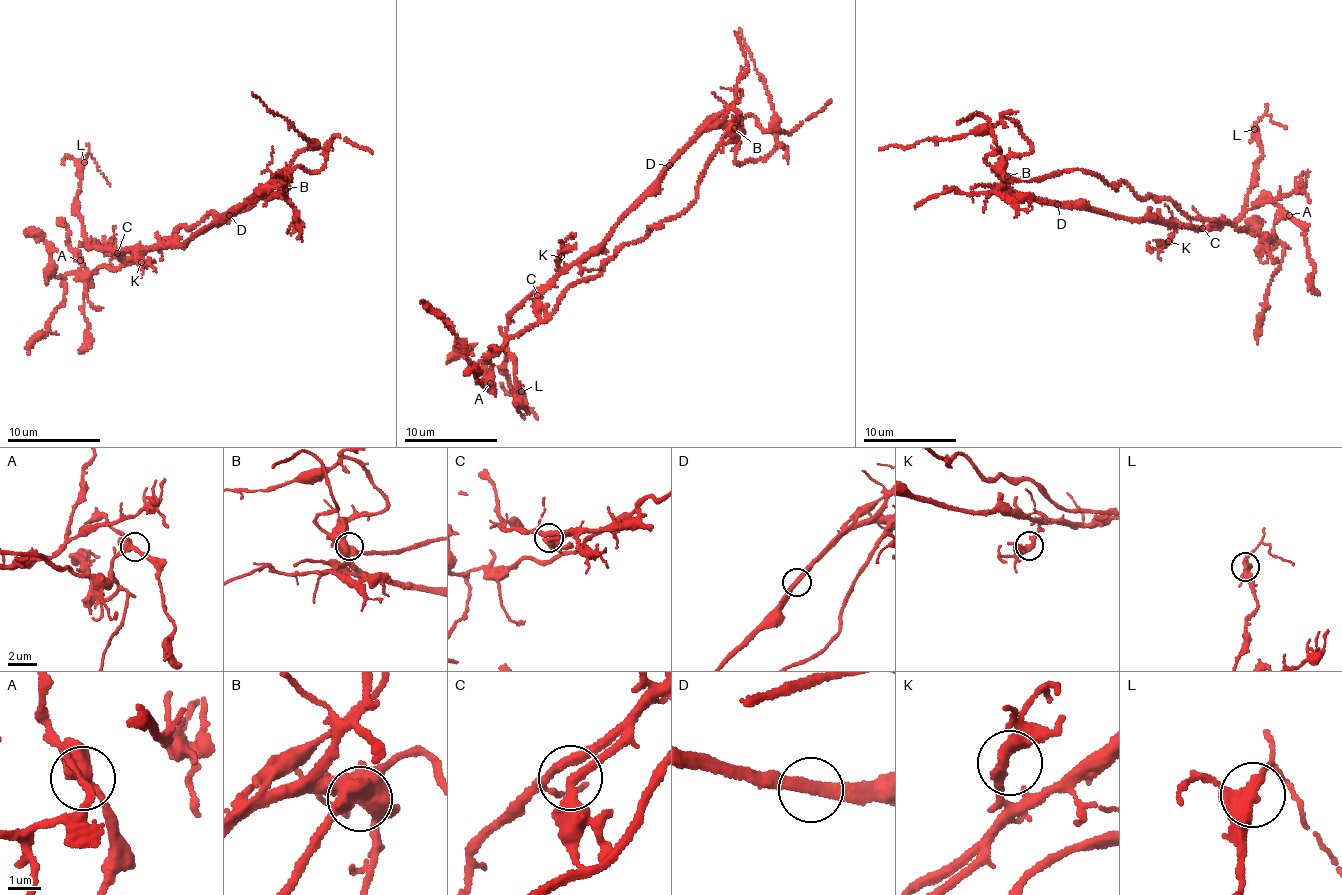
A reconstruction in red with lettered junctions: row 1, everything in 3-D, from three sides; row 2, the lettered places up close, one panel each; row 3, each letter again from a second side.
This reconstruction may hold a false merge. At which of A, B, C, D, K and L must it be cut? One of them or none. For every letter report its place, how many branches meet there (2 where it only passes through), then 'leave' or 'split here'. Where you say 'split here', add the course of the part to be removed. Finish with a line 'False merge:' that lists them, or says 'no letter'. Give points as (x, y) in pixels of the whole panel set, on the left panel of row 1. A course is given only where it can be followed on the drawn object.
A: at (80, 260); 3 branches meet; leave
B: at (285, 189); 2 branches meet; leave
C: at (117, 253); 2 branches meet; leave
D: at (229, 215); 2 branches meet; split here; foreign part runs (230, 215), (279, 187), (289, 188)
K: at (141, 262); 2 branches meet; leave
L: at (84, 162); 3 branches meet; leave
False merge: D

